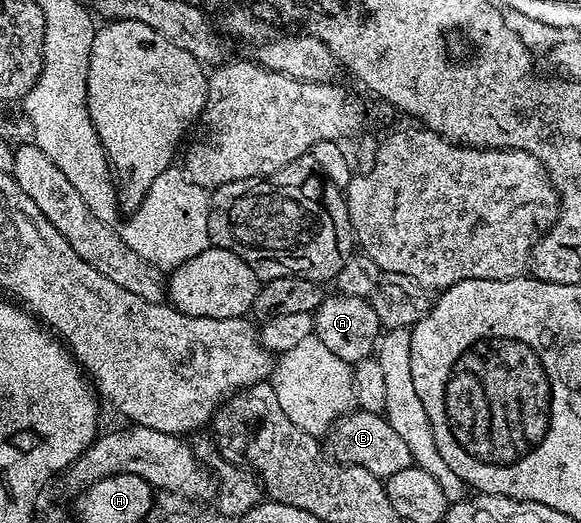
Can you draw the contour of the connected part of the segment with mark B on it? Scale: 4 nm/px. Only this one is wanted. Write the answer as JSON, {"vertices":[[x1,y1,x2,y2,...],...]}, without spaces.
{"vertices":[[360,408,344,414,335,422,327,435,327,441,327,454,333,461,343,462,347,466,367,468,367,472,382,480,414,465,411,448,407,448,405,438,399,436,395,428,391,428,389,421,382,415,372,414]]}

